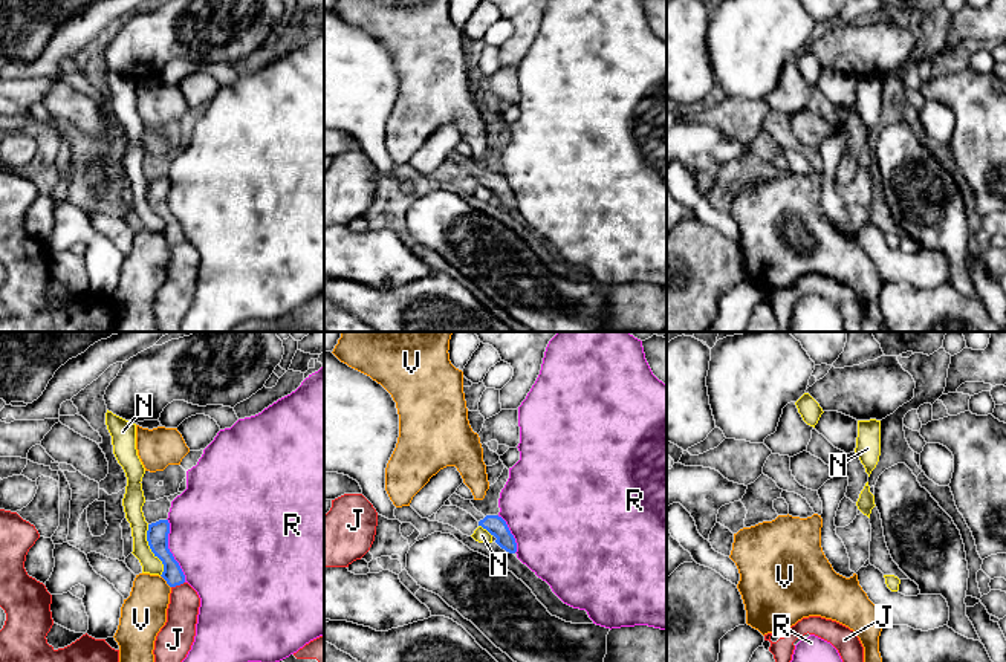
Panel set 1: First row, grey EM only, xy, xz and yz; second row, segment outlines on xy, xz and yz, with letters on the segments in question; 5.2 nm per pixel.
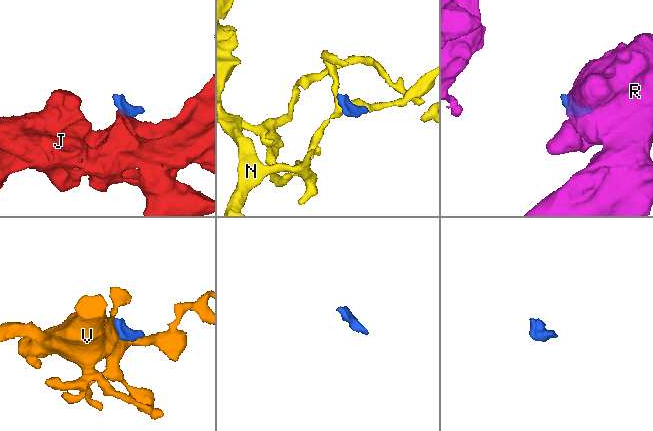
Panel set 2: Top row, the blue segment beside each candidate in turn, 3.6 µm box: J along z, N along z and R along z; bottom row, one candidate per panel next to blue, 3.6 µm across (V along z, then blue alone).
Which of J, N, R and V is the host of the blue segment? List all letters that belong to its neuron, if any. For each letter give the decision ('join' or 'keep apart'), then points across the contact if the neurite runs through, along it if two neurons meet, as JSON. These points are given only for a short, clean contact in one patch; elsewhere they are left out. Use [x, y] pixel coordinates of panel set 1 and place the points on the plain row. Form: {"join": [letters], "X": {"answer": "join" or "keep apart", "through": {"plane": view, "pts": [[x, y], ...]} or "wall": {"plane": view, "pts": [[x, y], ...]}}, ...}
{"join": [], "J": {"answer": "keep apart", "wall": {"plane": "xy", "pts": [[184, 239], [171, 245]]}}, "N": {"answer": "keep apart"}, "R": {"answer": "keep apart"}, "V": {"answer": "keep apart"}}

